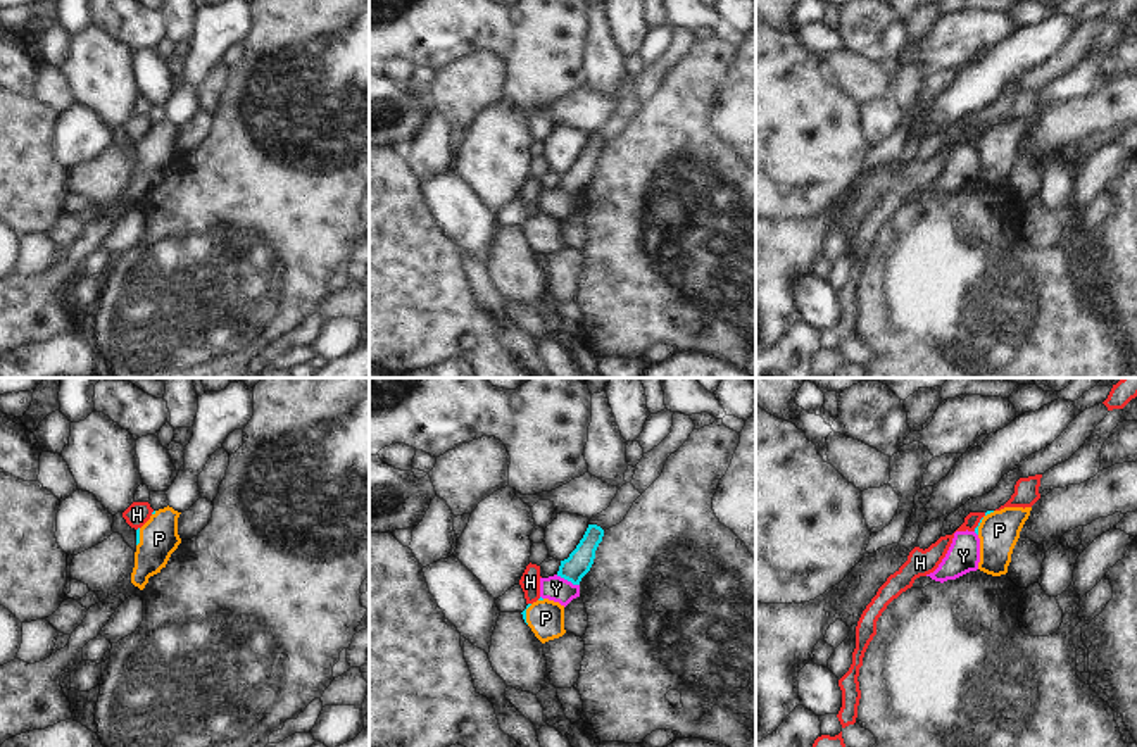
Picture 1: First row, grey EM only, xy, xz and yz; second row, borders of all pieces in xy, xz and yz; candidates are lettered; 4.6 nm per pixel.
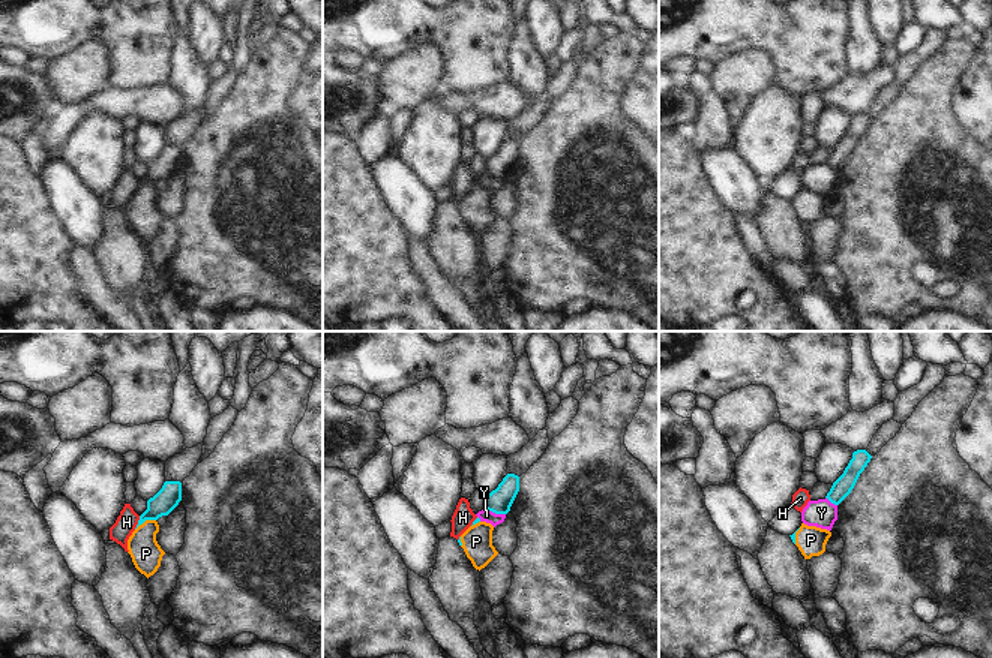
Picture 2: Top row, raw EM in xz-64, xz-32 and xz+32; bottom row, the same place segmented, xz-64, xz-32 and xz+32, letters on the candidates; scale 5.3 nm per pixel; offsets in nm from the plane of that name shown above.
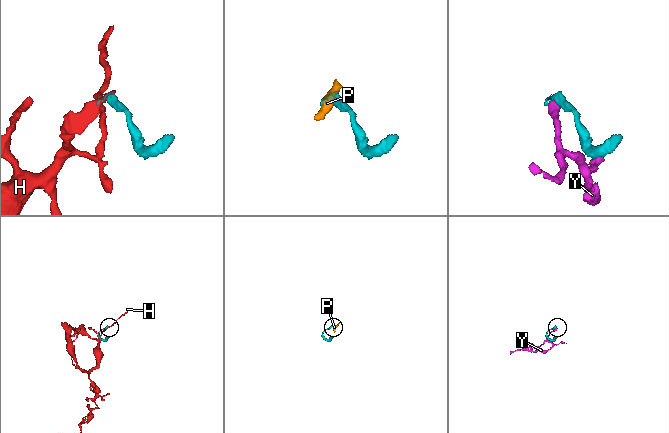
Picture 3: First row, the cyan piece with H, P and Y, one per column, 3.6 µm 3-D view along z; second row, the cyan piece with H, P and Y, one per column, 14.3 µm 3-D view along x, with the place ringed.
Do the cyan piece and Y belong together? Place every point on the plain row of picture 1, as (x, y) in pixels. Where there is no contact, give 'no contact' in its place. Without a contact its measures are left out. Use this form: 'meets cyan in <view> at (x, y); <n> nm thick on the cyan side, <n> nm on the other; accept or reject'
meets cyan in xz at (568, 194); 120 nm thick on the cyan side, 120 nm on the other; reject

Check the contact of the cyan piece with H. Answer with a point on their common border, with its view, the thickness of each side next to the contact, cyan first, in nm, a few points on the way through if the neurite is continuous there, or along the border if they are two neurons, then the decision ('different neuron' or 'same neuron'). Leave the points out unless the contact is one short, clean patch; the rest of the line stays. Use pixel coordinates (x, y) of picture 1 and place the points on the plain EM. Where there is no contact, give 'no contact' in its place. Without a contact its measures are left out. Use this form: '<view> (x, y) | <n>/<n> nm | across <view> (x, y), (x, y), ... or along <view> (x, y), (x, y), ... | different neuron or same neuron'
yz (980, 135) | 20/90 nm | along yz (986, 126), (973, 144) | different neuron

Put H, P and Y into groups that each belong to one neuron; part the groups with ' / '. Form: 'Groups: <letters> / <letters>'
Groups: H / P / Y

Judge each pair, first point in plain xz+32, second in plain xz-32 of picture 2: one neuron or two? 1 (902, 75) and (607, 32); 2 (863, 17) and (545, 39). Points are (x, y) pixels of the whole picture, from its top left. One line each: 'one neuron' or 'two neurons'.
1: two neurons
2: two neurons

